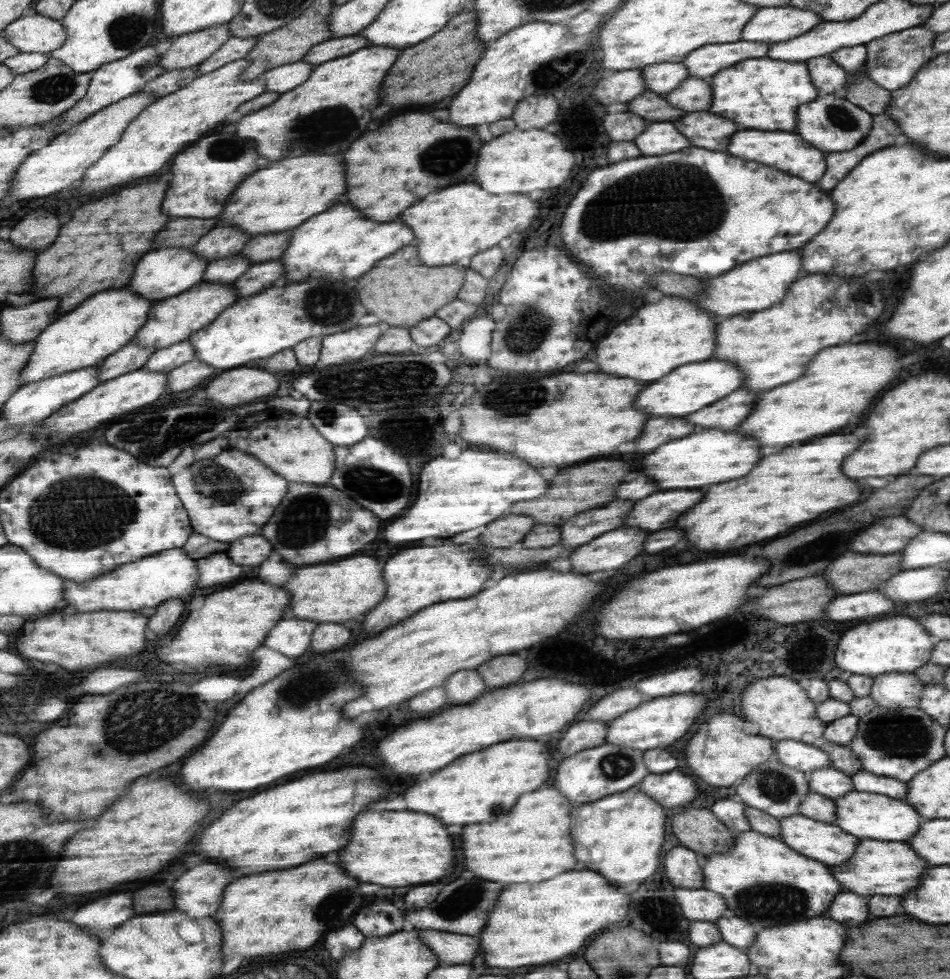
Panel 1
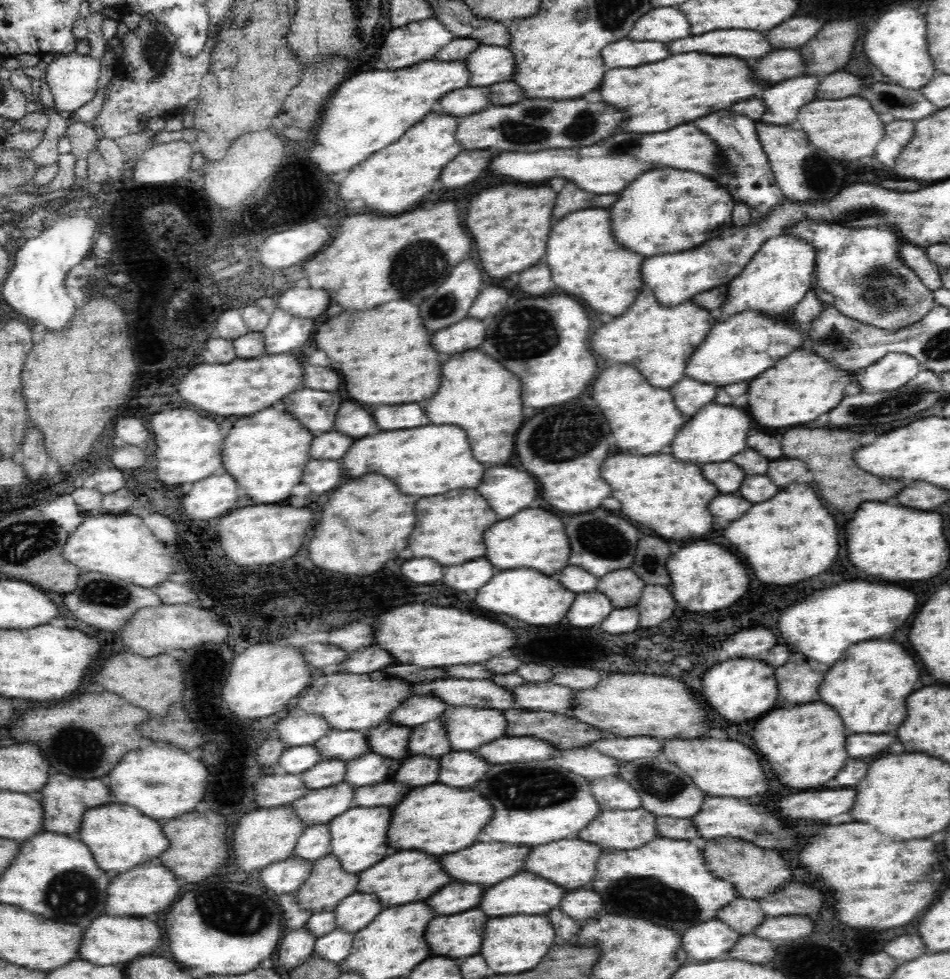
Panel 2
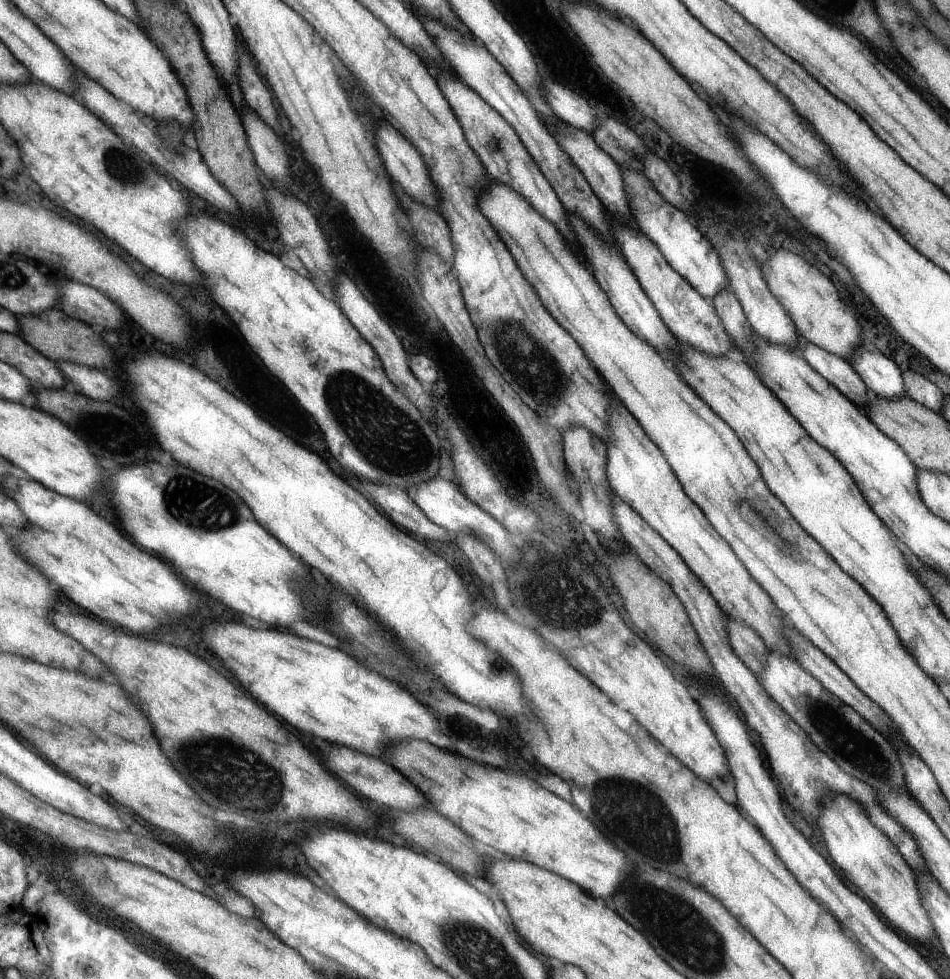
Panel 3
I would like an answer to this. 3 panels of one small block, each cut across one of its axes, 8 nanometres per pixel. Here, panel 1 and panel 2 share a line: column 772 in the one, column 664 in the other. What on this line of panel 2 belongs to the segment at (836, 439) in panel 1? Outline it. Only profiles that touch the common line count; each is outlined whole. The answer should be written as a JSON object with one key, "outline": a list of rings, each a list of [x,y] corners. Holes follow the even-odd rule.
{"outline":[[[616,454],[602,464],[602,478],[612,486],[612,496],[622,502],[626,518],[636,520],[660,538],[694,538],[708,534],[714,526],[714,518],[708,510],[710,500],[718,496],[718,490],[708,482],[698,464],[684,464],[670,460],[670,454],[654,456],[626,456]]]}

